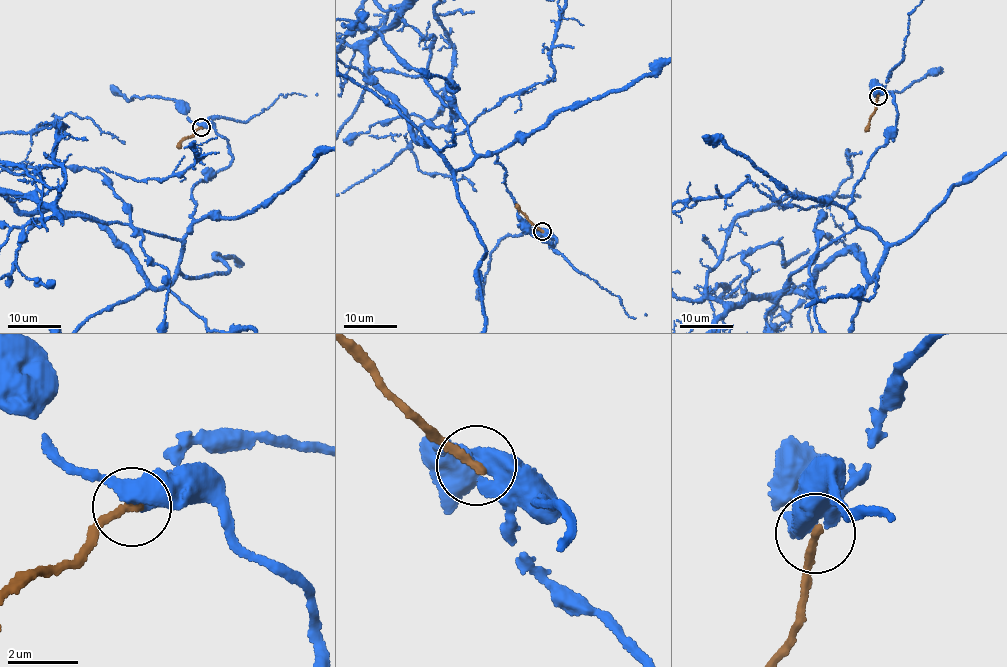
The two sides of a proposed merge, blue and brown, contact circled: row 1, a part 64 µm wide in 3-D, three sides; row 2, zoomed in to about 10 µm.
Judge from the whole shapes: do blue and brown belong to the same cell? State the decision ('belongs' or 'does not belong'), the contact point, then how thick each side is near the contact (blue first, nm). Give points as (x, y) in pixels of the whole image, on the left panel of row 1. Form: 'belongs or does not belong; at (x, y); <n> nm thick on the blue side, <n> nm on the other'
belongs; at (201, 127); 550 nm thick on the blue side, 260 nm on the other

